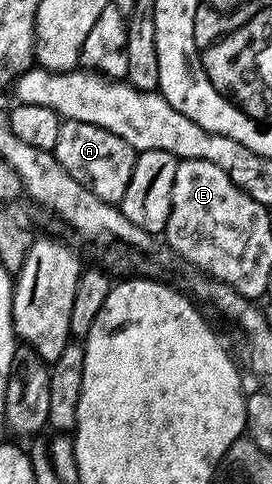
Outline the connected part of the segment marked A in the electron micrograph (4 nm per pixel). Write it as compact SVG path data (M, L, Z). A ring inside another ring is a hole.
M66 120L59 130L59 142L55 142L53 157L87 190L91 190L103 202L120 205L123 194L127 194L127 184L131 182L131 172L135 170L136 150L119 134L111 134L111 130L103 130L103 126L91 126L91 122L75 122Z

